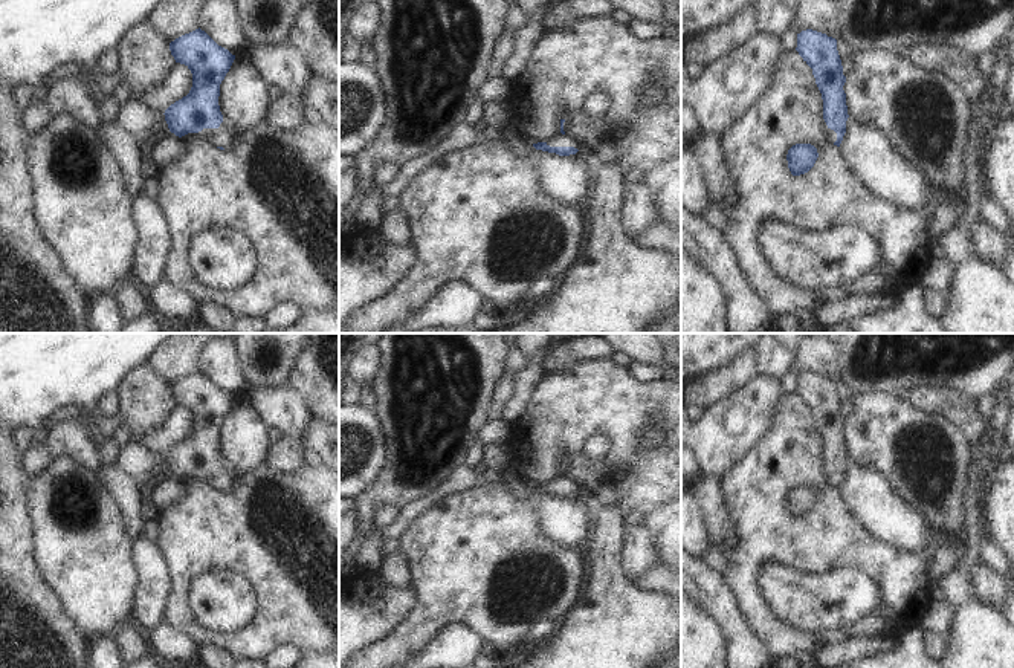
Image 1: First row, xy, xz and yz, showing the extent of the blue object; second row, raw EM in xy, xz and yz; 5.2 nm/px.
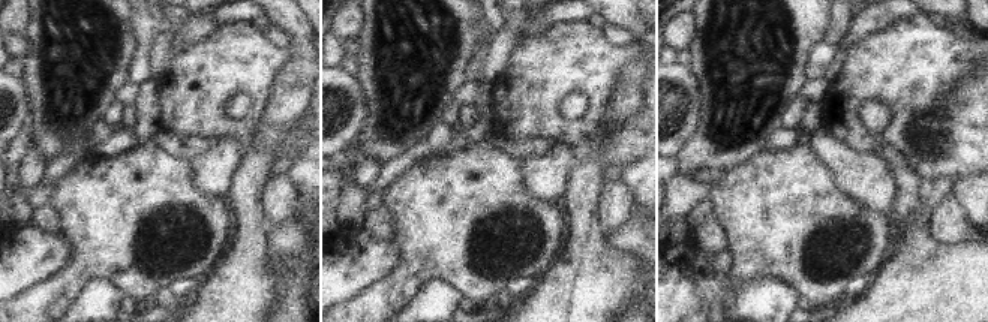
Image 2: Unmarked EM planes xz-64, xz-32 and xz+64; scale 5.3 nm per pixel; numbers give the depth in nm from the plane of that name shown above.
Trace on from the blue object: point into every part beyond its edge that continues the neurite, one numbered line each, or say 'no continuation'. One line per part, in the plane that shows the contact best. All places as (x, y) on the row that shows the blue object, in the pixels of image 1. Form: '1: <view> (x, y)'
1: xz (561, 139)

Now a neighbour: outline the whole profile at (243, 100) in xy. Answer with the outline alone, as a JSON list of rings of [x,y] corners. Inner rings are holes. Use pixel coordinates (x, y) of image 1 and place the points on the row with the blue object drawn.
[[[235,58],[220,84],[223,122],[234,131],[247,131],[266,119],[270,102],[269,84],[249,61]]]

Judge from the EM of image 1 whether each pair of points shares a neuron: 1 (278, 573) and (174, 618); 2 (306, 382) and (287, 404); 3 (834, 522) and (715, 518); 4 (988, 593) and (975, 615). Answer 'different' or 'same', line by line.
1: same
2: different
3: different
4: different

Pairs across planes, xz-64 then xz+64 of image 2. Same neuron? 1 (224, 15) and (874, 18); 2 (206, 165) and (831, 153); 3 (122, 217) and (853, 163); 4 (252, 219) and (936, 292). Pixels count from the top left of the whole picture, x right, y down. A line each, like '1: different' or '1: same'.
1: same
2: same
3: different
4: same

